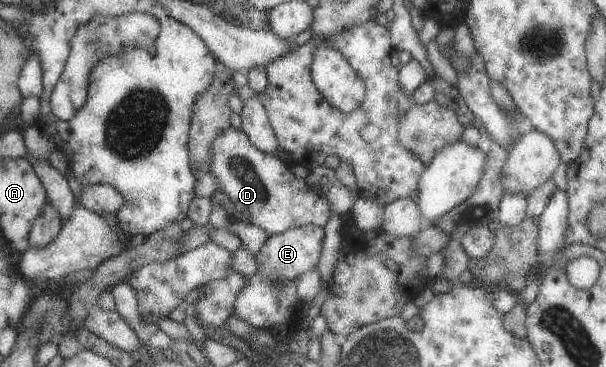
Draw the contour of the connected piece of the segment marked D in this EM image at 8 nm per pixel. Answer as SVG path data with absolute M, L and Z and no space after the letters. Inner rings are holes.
M227 128L212 141L210 145L209 174L216 179L216 188L209 199L225 211L229 220L250 223L263 229L267 236L280 234L290 227L301 224L313 224L323 227L328 220L329 207L323 193L308 188L303 179L297 179L289 171L289 166L281 159L261 153L249 143L241 130Z

